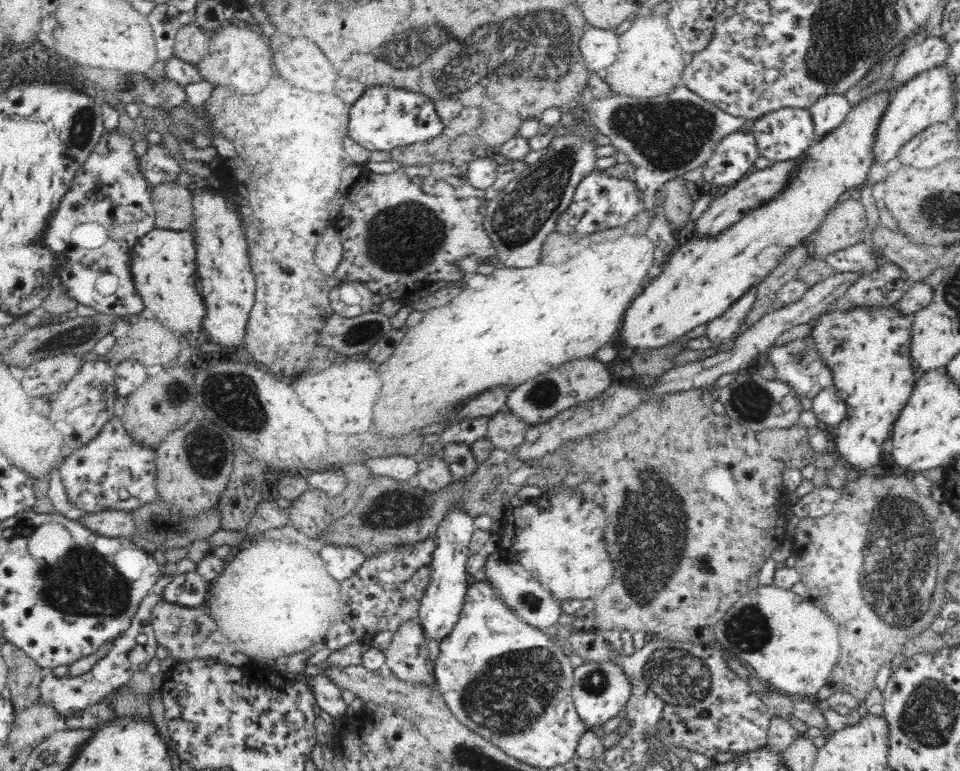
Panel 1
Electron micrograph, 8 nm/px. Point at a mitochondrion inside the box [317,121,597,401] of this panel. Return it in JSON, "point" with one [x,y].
{"point":[529,206]}

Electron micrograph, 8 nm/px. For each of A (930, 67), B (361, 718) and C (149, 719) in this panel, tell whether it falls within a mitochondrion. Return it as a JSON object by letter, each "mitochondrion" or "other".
{"A":"other","B":"other","C":"other"}

